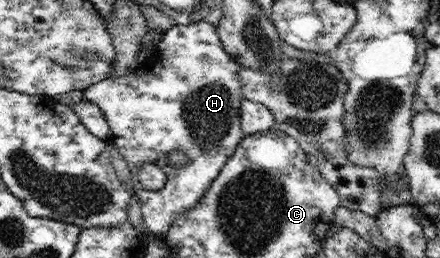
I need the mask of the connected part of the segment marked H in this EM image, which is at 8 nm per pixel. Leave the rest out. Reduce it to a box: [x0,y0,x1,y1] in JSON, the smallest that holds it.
[82,20,244,235]

